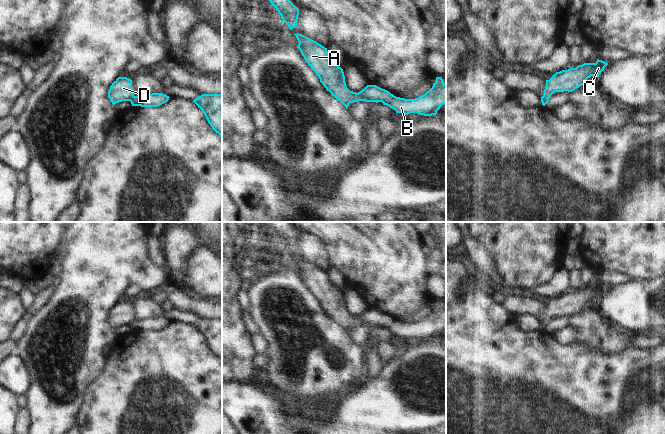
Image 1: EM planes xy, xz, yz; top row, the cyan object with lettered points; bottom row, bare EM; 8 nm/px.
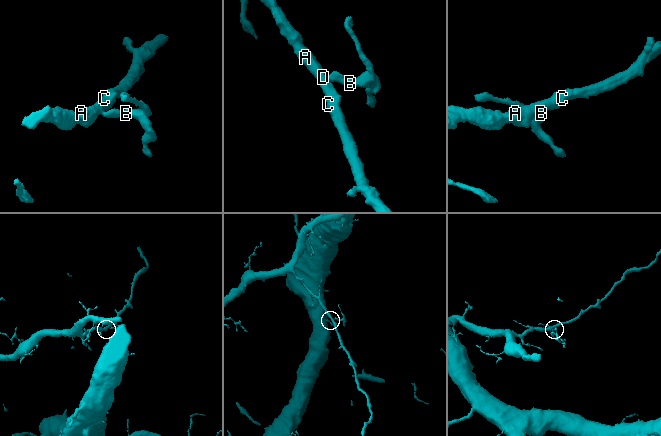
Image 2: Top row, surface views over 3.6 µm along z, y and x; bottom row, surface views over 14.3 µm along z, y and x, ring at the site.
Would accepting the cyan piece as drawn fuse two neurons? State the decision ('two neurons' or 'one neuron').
one neuron

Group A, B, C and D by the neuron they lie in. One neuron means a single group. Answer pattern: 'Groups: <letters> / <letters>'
Groups: A B C D

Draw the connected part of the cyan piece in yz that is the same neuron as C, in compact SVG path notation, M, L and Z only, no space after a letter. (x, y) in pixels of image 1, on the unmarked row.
M597 283L595 287L584 287L576 292L556 296L549 304L546 304L544 318L541 321L542 329L545 330L555 316L572 316L584 309L591 300L599 301L607 289L607 286Z

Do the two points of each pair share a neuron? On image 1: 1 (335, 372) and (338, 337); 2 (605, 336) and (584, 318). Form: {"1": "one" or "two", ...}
{"1": "one", "2": "one"}

